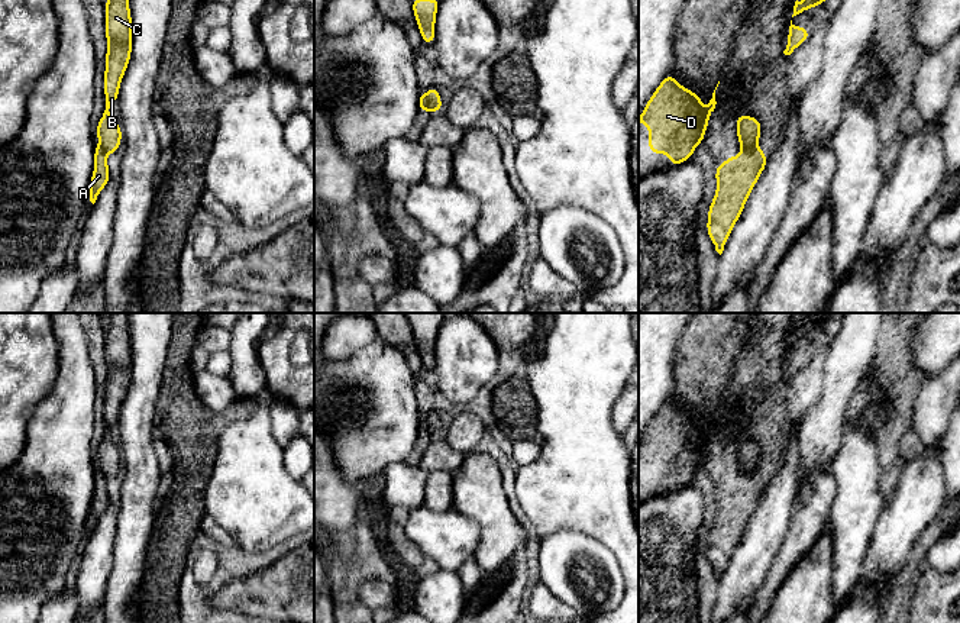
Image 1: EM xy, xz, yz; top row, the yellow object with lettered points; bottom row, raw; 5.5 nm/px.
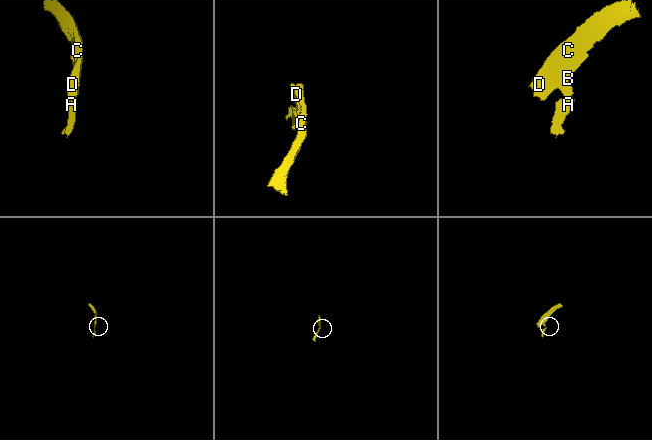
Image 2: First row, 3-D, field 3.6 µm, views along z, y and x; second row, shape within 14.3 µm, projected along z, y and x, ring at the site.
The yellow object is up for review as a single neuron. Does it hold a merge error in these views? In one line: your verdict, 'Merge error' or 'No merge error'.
Merge error

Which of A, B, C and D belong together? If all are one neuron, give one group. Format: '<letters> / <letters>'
A / B C D

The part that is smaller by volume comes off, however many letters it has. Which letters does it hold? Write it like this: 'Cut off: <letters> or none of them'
Cut off: A

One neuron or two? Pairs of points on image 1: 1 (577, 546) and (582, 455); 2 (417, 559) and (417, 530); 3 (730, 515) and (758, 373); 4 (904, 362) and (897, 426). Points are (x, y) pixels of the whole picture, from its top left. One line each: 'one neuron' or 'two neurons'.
1: two neurons
2: two neurons
3: one neuron
4: one neuron

